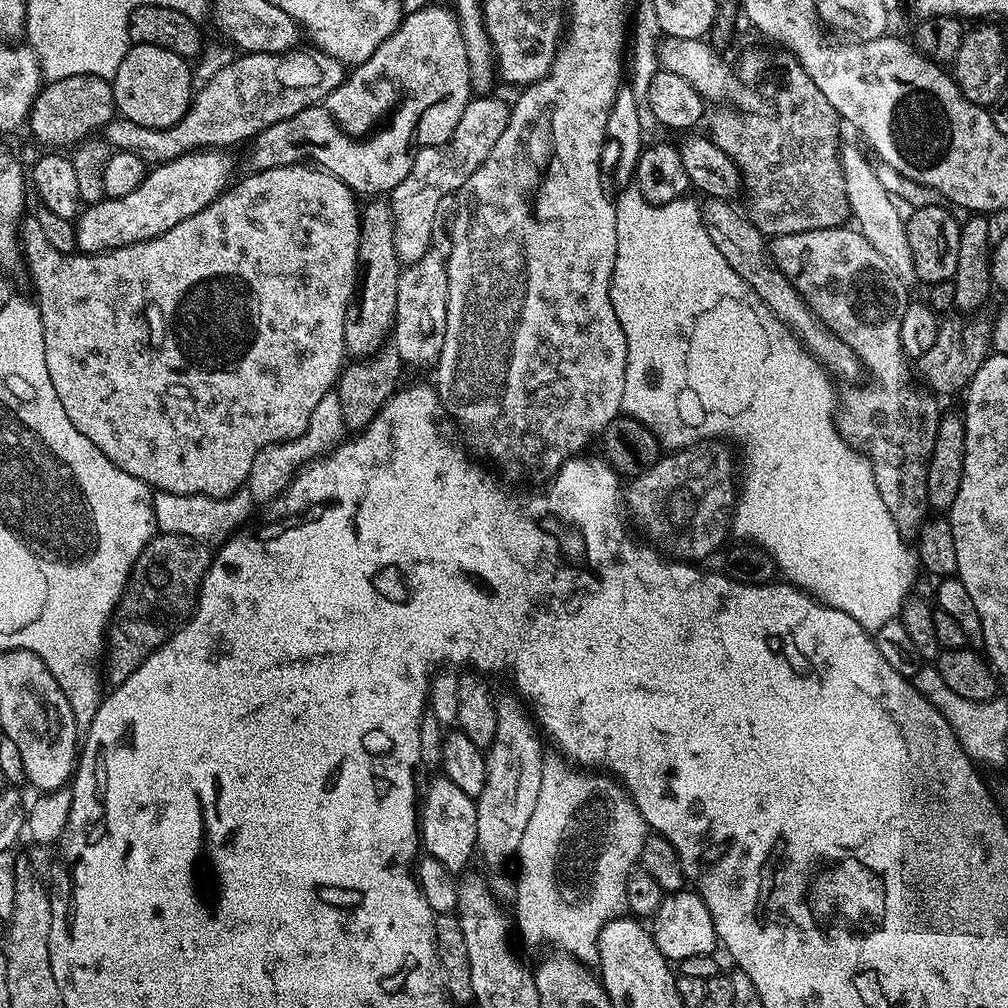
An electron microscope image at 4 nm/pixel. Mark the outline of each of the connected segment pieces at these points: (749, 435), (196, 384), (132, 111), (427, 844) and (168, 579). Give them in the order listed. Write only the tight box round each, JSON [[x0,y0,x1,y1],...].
[[608,186,918,634],[18,162,362,497],[110,44,194,128],[418,774,478,874],[106,534,213,685]]

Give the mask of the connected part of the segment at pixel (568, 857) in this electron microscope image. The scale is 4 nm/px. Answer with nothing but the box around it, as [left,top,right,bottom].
[514,759,650,966]

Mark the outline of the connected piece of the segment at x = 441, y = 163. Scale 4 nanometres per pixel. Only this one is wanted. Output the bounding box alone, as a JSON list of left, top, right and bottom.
[390,94,510,265]

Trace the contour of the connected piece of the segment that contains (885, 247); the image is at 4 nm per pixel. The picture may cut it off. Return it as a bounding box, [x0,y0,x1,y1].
[840,144,915,278]

